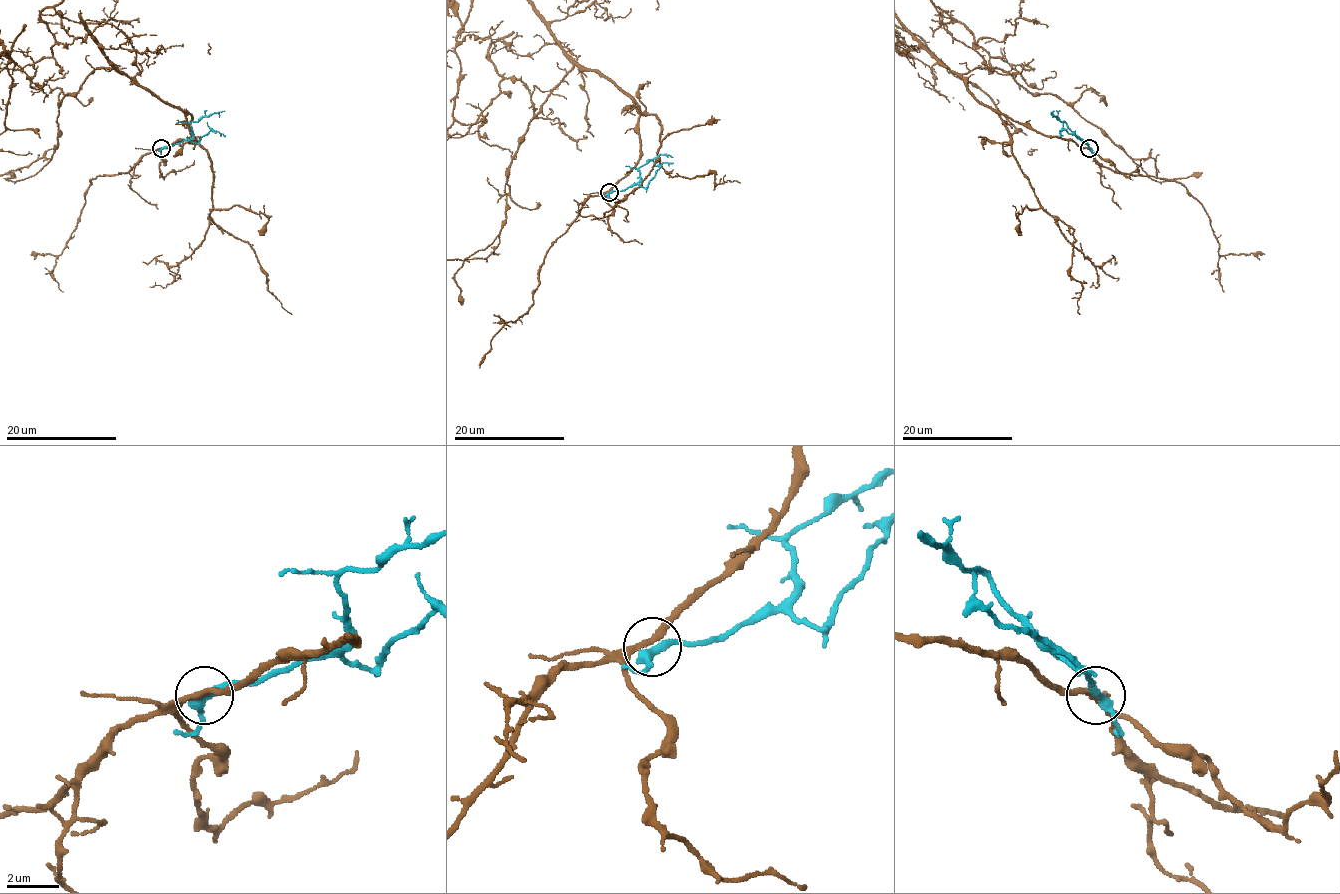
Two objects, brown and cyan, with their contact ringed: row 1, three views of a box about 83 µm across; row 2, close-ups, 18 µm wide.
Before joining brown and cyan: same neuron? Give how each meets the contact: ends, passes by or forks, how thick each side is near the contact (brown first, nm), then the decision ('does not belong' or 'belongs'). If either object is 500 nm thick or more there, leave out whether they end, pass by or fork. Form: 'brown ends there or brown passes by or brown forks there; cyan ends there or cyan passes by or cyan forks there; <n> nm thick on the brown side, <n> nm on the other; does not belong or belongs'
brown passes by; cyan passes by; 240 nm thick on the brown side, 340 nm on the other; does not belong

